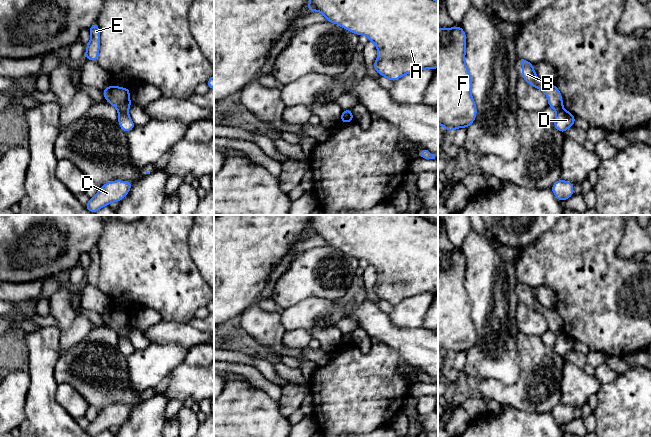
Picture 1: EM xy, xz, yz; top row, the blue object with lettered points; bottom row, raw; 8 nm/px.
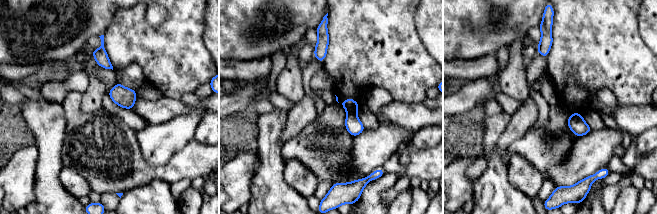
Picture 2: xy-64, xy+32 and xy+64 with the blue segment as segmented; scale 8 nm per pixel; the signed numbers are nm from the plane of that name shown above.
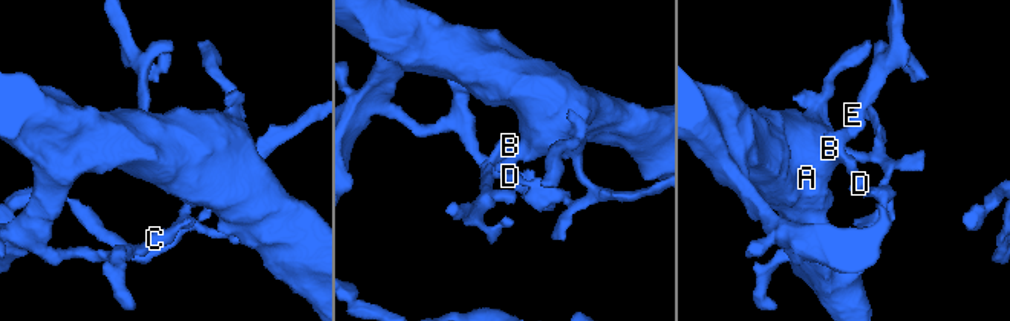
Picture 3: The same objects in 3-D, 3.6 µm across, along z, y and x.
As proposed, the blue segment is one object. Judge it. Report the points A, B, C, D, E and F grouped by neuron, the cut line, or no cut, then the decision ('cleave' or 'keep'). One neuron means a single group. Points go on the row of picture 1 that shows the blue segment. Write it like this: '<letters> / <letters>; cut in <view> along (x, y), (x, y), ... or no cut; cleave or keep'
A B C E F / D; cut in xy along (119, 111), (126, 113); cleave

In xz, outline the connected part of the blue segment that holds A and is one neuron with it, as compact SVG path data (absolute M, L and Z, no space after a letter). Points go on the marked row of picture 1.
M309 0L307 11L322 13L327 22L336 23L356 35L365 35L378 50L373 68L392 82L404 75L438 67L438 1L437 0Z

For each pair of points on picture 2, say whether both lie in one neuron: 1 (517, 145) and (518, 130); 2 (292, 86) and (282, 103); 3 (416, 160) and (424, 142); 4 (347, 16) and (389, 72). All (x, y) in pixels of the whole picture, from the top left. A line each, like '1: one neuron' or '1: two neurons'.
1: two neurons
2: two neurons
3: two neurons
4: one neuron

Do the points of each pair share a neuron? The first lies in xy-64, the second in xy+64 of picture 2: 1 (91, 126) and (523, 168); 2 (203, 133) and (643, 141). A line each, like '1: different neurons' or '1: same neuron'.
1: different neurons
2: same neuron

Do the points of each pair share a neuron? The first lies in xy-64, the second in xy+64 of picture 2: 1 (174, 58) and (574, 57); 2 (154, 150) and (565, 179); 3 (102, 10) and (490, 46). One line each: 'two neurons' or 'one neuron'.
1: one neuron
2: one neuron
3: one neuron

